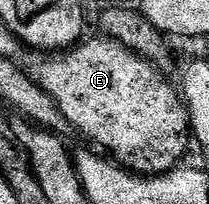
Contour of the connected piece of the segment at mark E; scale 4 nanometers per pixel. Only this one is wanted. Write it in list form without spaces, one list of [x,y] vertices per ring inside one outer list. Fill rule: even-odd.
[[[107,36],[90,38],[63,52],[48,52],[43,56],[36,56],[36,59],[26,66],[27,73],[31,74],[34,81],[60,107],[69,127],[81,130],[96,148],[133,173],[158,175],[179,167],[182,162],[180,157],[188,150],[188,138],[190,142],[188,107],[181,91],[177,87],[175,90],[152,67],[155,65],[149,59],[141,58],[133,50],[127,50],[121,42],[115,42]]]

